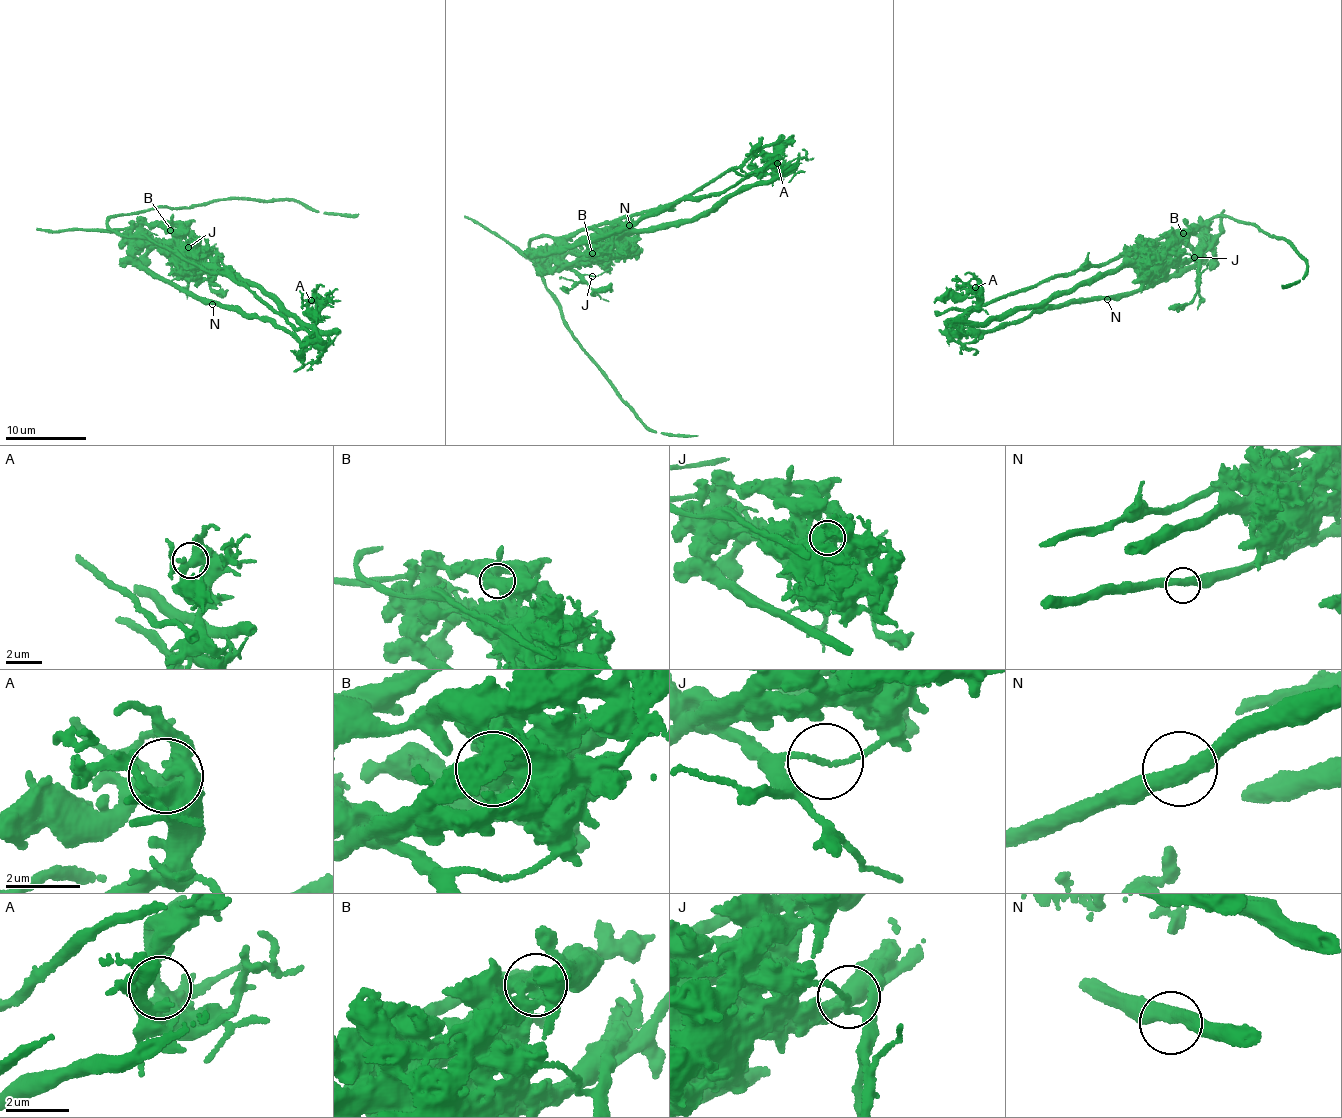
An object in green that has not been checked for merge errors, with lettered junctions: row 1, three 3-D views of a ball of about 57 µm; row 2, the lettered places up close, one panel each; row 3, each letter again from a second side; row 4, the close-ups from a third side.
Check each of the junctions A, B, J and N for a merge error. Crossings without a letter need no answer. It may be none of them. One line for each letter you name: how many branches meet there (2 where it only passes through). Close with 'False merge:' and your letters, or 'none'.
B: 3
J: 2
False merge: B, J

